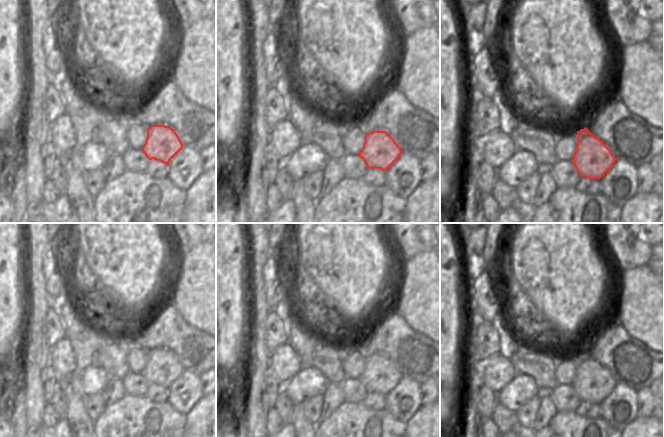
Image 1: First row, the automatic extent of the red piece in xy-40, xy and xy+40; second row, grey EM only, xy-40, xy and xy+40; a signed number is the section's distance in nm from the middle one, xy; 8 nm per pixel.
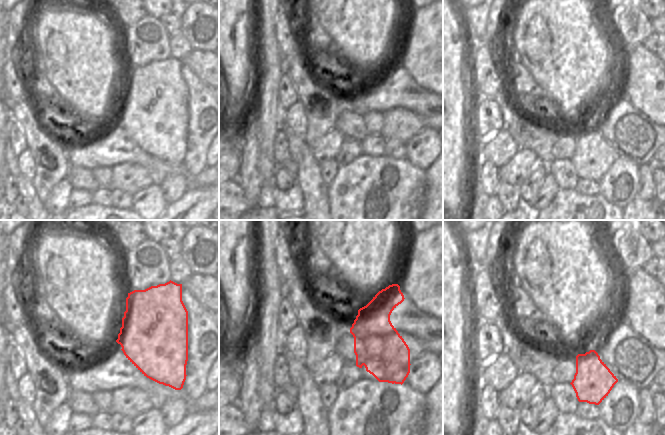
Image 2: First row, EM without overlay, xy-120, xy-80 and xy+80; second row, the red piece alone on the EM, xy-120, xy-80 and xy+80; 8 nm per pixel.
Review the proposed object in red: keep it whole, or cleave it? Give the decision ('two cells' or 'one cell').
two cells

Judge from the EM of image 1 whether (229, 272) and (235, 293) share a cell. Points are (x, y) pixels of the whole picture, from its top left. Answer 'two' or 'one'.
one

